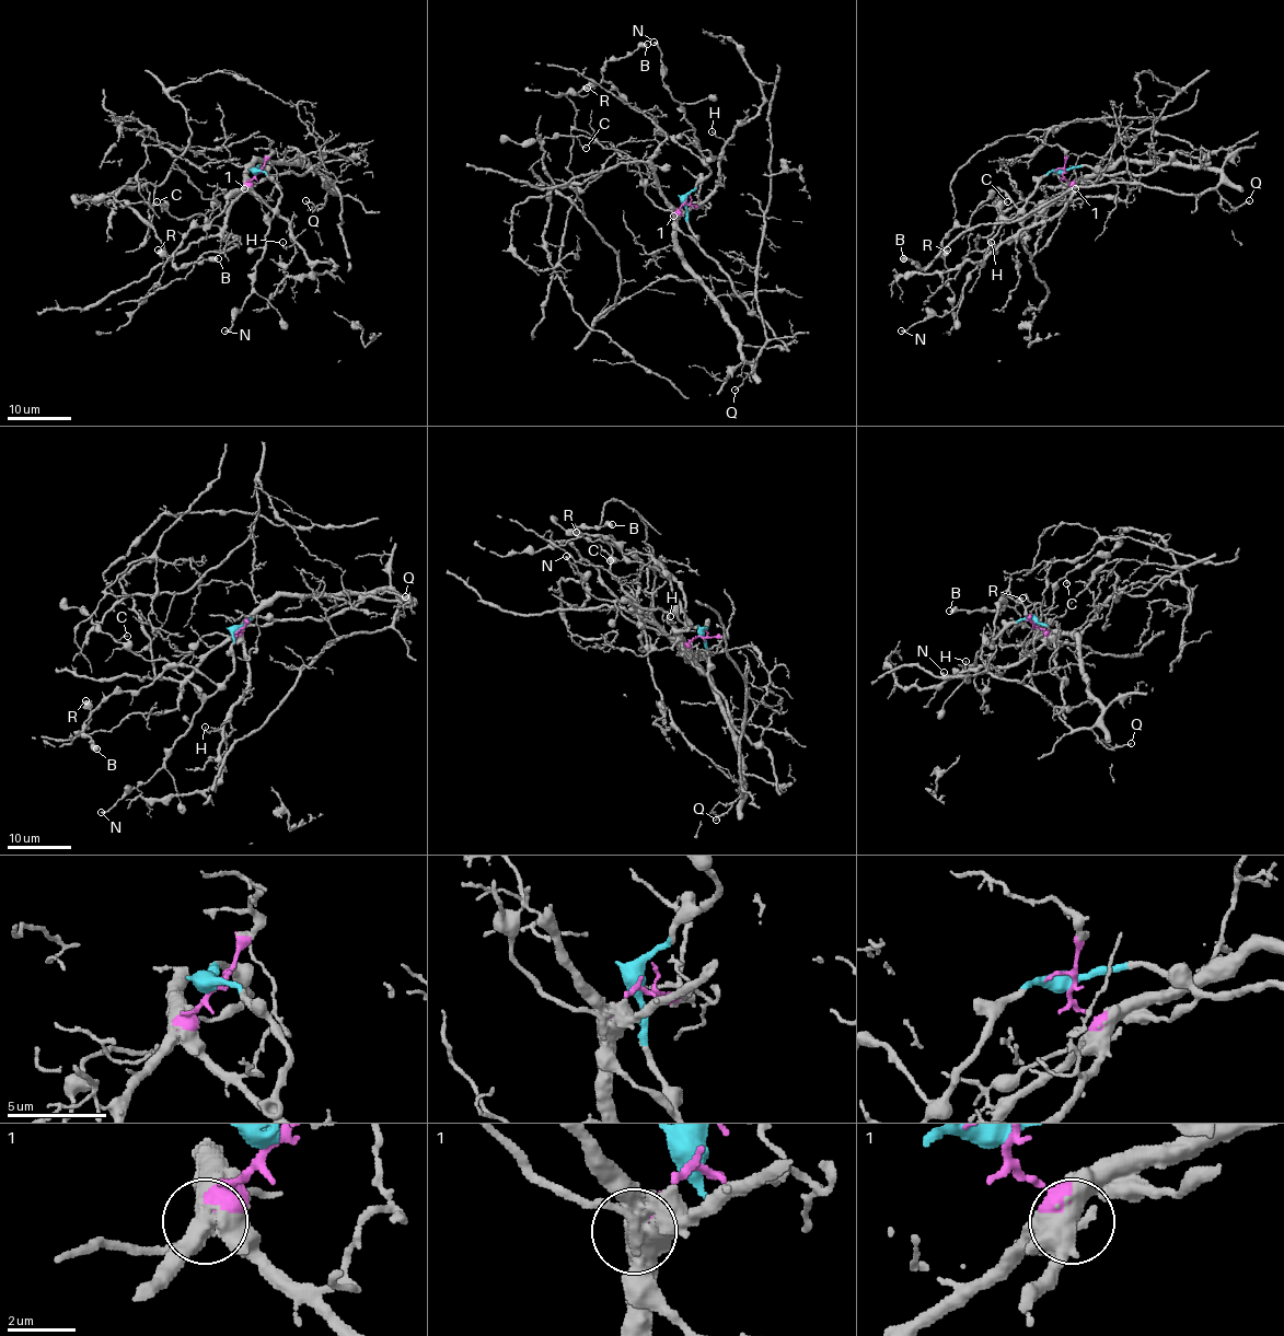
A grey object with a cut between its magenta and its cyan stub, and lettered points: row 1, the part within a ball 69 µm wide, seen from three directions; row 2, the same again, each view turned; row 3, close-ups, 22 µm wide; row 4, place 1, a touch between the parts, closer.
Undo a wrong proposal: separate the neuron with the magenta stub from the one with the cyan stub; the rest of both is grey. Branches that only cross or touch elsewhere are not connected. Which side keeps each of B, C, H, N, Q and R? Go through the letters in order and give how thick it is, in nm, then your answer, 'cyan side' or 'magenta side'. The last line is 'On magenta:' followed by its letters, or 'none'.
B: 550 nm thick; cyan side
C: 140 nm thick; cyan side
H: 140 nm thick; magenta side
N: 280 nm thick; cyan side
Q: 160 nm thick; magenta side
R: 600 nm thick; cyan side
On magenta: H, Q

